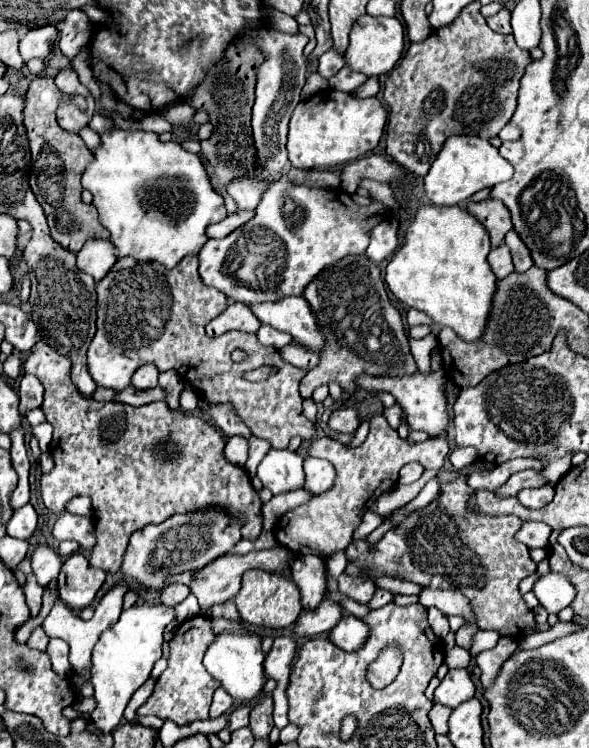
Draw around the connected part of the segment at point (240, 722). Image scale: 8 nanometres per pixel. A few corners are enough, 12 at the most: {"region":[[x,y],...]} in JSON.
{"region":[[237,706],[229,716],[231,732],[249,724],[251,706]]}

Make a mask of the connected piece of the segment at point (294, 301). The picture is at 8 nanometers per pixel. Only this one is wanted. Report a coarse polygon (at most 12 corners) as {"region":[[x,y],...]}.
{"region":[[305,298],[249,304],[263,322],[321,352],[323,336]]}

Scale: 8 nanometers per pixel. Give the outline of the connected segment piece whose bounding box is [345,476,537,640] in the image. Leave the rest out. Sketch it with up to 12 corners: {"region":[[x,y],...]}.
{"region":[[467,476],[409,512],[347,574],[461,588],[477,626],[517,640],[535,574],[517,516],[467,508]]}

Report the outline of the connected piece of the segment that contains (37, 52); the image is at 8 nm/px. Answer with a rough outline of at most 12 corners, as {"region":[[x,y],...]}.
{"region":[[53,26],[29,30],[19,52],[23,60],[47,58],[57,40]]}

